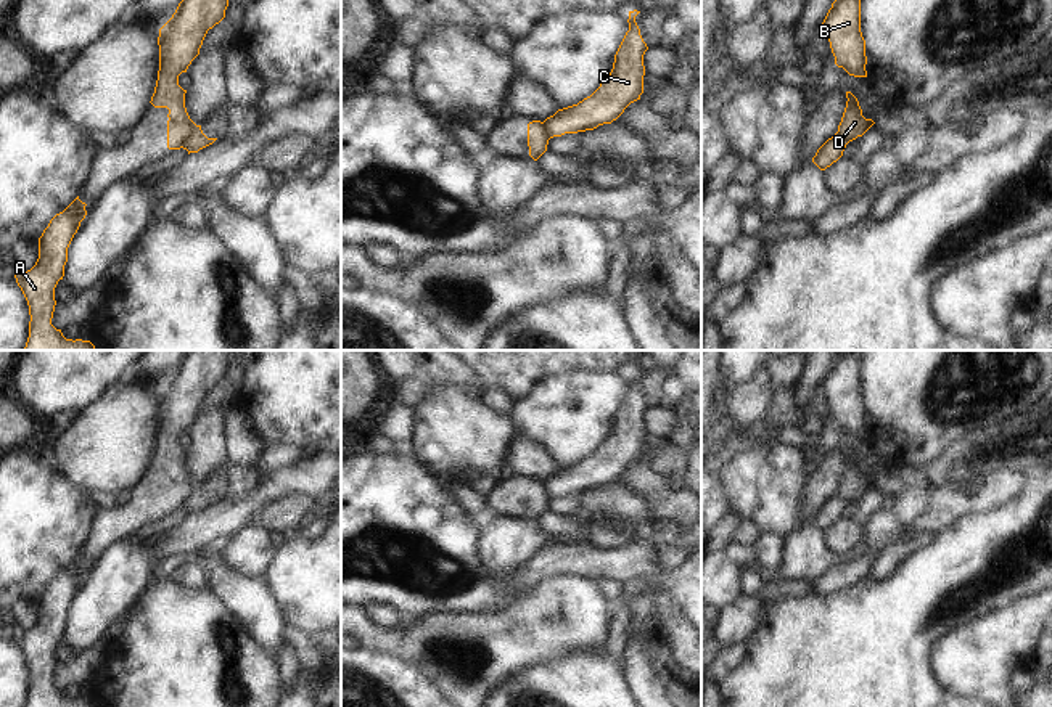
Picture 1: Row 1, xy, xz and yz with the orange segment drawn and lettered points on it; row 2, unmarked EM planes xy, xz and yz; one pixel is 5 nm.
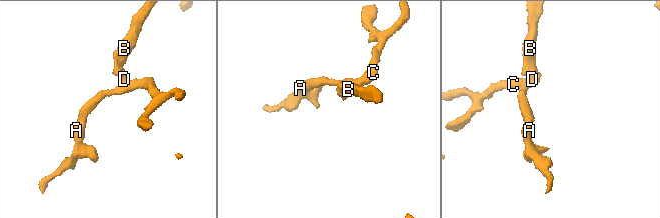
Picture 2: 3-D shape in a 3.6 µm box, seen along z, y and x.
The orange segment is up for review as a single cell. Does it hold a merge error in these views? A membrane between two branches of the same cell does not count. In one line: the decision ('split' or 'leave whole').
split

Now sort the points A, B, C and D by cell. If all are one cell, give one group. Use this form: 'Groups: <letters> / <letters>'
Groups: A C / B D.

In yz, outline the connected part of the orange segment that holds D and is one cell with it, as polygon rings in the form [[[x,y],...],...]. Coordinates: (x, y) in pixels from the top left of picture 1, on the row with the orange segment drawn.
[[[846,92],[846,98],[846,108],[836,133],[844,140],[853,141],[857,137],[862,137],[875,122],[862,116],[859,101],[851,92]]]

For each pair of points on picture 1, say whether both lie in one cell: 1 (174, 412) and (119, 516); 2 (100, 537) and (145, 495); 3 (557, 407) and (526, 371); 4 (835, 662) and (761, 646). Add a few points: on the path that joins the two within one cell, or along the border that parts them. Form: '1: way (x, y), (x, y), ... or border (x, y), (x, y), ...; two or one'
1: way (171, 441), (172, 474), (148, 498); one
2: way (111, 526), (134, 506); one
3: border (571, 368), (542, 376), (515, 404); two
4: way (817, 662), (805, 662), (779, 651); one

